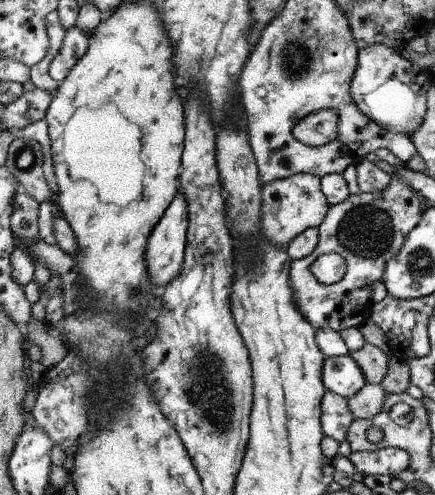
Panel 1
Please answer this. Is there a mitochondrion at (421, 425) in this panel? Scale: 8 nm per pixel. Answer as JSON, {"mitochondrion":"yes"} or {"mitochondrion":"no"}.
{"mitochondrion":"no"}

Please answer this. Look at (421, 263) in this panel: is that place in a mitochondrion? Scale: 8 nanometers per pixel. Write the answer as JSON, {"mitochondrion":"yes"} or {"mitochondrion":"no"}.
{"mitochondrion":"yes"}

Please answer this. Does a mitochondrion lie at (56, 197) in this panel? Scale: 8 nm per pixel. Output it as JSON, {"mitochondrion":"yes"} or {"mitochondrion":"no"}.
{"mitochondrion":"no"}

